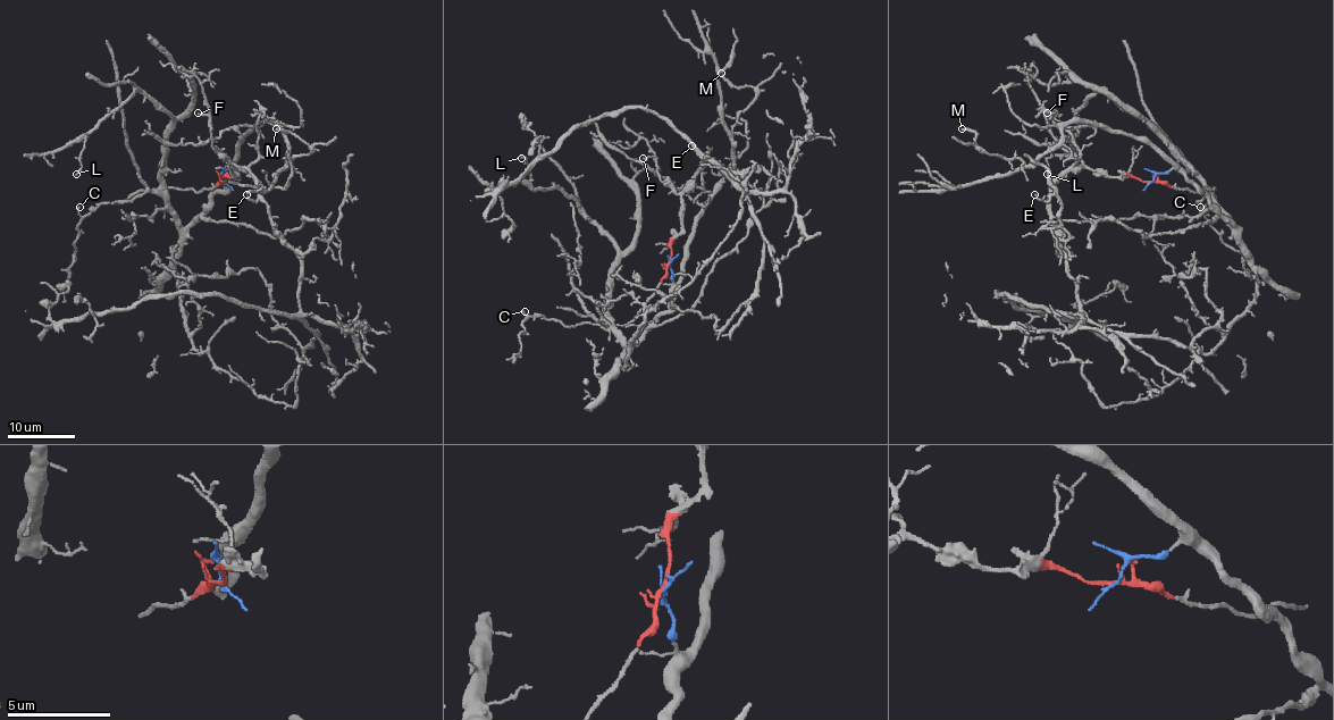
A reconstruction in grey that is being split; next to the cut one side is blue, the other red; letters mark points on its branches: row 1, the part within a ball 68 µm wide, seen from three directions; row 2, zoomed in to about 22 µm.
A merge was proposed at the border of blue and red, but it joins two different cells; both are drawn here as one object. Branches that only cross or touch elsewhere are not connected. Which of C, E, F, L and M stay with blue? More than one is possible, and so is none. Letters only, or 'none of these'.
L, M

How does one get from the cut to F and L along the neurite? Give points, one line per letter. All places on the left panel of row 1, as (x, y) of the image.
F: (225, 182), (227, 176), (237, 176), (237, 168), (212, 147), (210, 119), (199, 112)
L: (225, 182), (227, 168), (227, 185), (182, 226), (164, 178), (172, 118), (143, 91), (86, 134), (76, 175)

